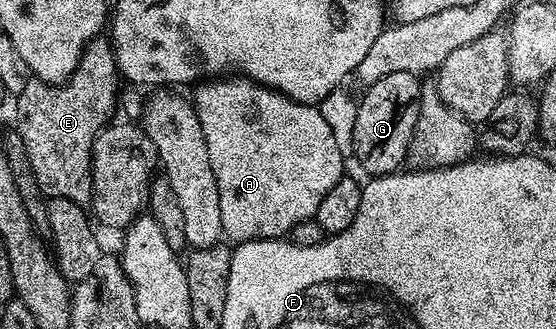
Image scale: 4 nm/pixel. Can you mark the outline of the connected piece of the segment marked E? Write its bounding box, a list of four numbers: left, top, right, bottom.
[16,38,118,205]

